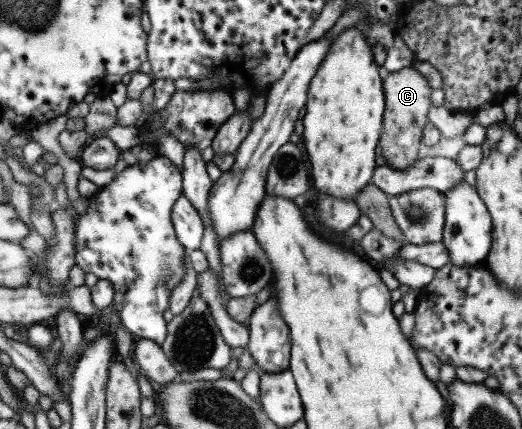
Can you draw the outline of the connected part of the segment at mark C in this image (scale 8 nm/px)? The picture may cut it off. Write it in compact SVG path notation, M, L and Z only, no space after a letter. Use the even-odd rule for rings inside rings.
M407 67L394 73L383 72L382 89L385 108L377 142L381 150L380 156L384 158L384 165L394 170L404 170L418 159L422 129L428 122L427 113L431 106L431 88L416 70Z

